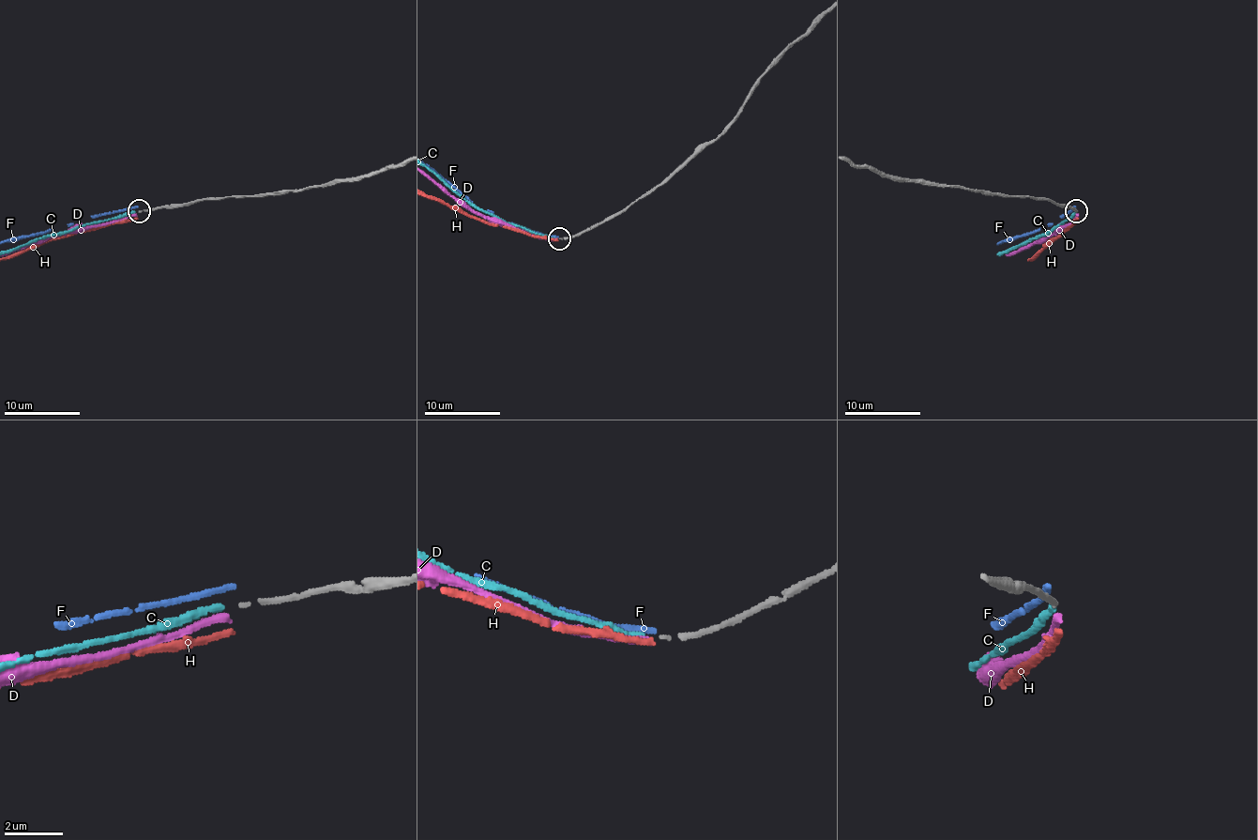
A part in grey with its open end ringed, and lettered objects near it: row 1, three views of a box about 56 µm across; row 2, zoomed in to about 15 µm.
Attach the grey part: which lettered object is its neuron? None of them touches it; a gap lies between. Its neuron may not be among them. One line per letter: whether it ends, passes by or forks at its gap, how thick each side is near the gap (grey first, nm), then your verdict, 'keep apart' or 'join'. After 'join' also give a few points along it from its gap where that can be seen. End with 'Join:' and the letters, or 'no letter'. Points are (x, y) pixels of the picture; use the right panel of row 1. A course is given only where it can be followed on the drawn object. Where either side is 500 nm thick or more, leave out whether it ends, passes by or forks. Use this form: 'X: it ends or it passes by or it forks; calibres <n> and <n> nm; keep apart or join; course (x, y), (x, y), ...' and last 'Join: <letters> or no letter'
C: it ends; calibres 130 and 190 nm; join
D: it ends; calibres 130 and 260 nm; keep apart
F: it ends; calibres 130 and 190 nm; keep apart
H: it ends; calibres 130 and 200 nm; keep apart
Join: C

